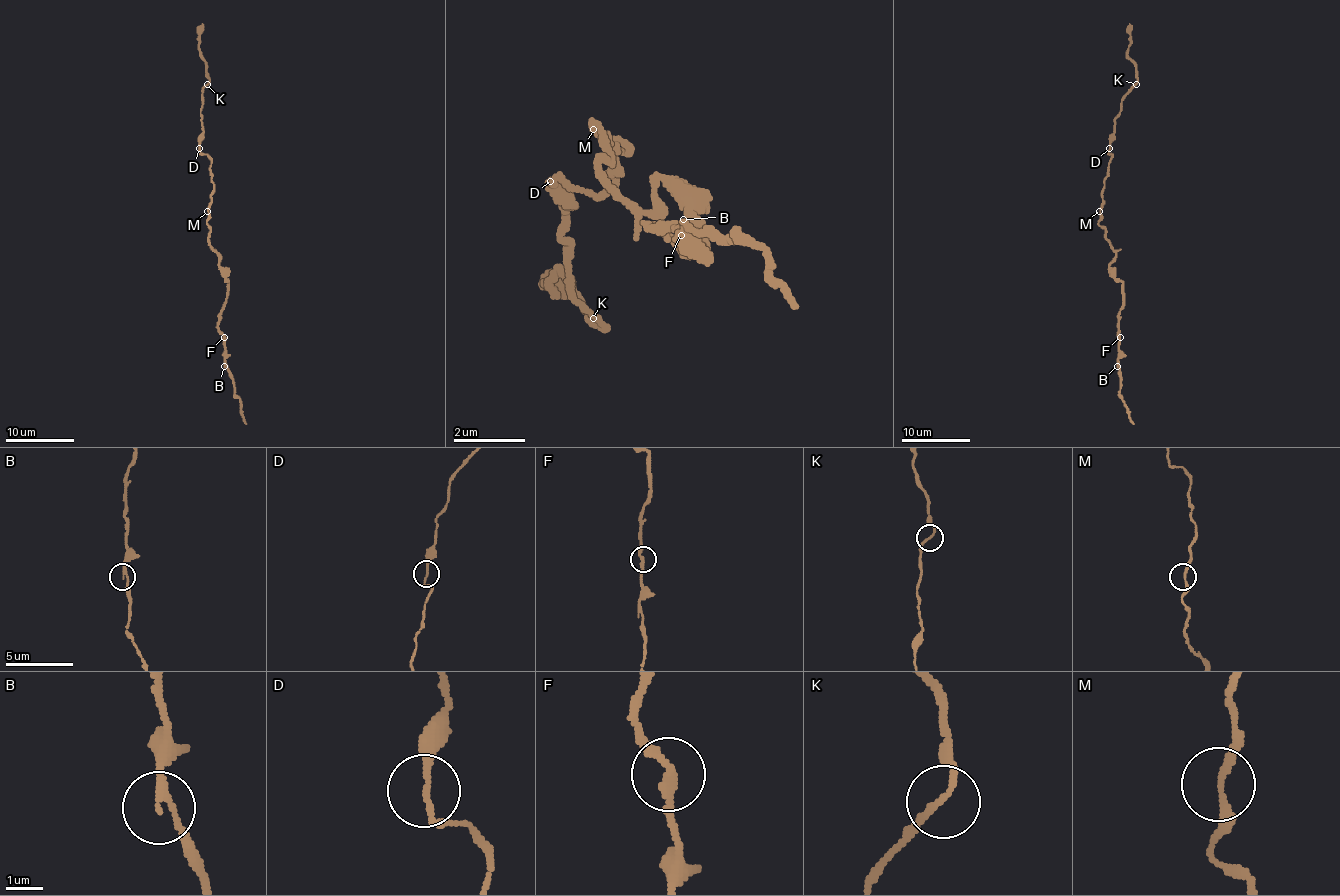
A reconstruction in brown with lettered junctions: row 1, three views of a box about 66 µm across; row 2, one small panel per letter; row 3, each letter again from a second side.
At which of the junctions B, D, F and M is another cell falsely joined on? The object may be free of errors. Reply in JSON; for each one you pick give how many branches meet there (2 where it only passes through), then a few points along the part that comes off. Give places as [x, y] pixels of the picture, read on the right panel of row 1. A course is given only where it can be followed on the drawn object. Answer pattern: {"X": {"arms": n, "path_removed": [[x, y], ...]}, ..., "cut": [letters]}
{"cut": []}

